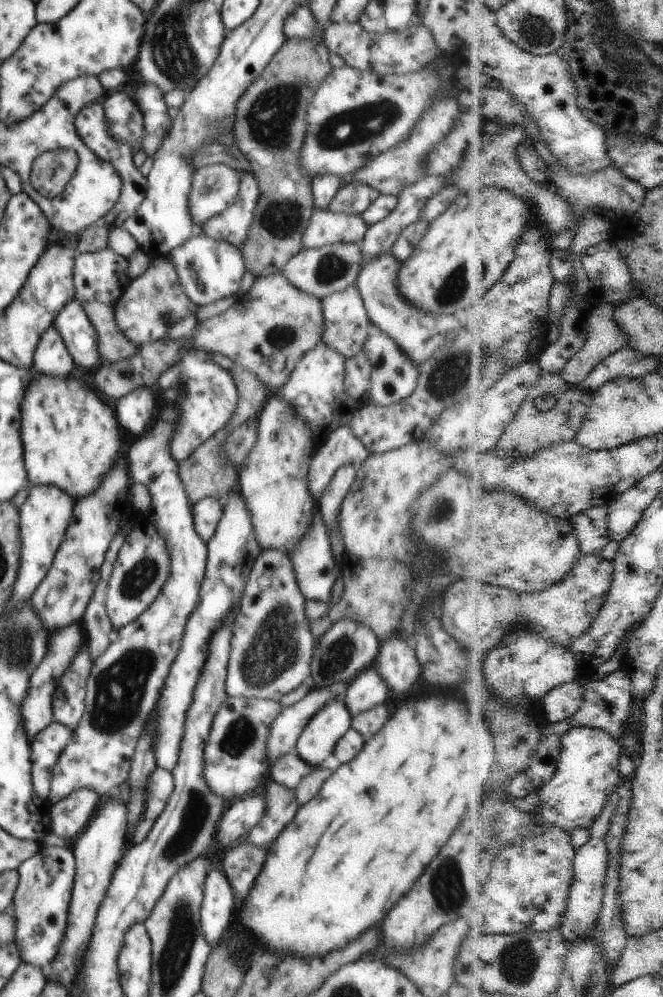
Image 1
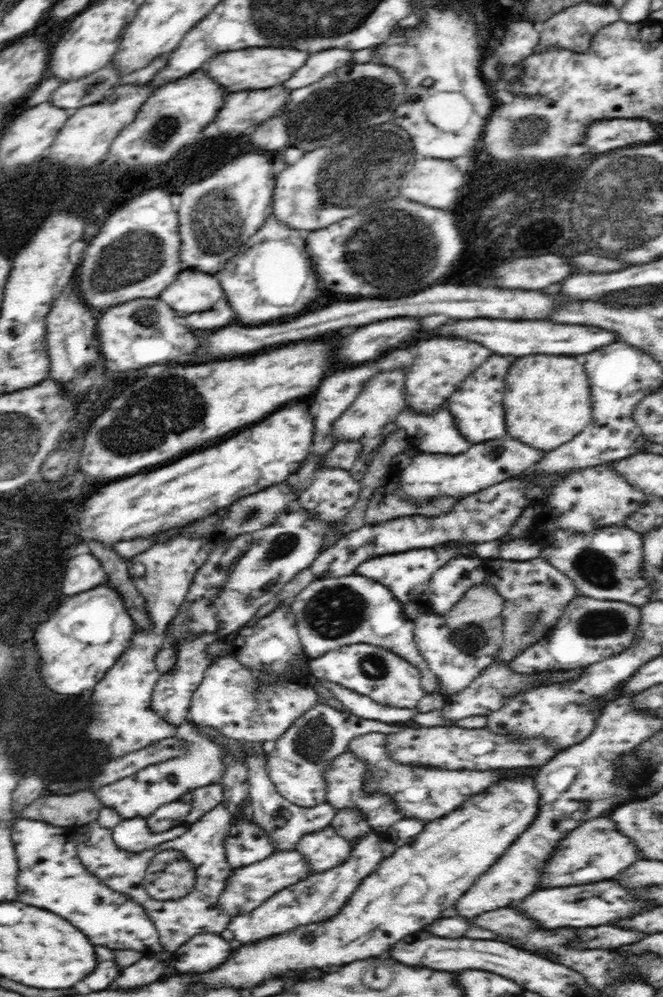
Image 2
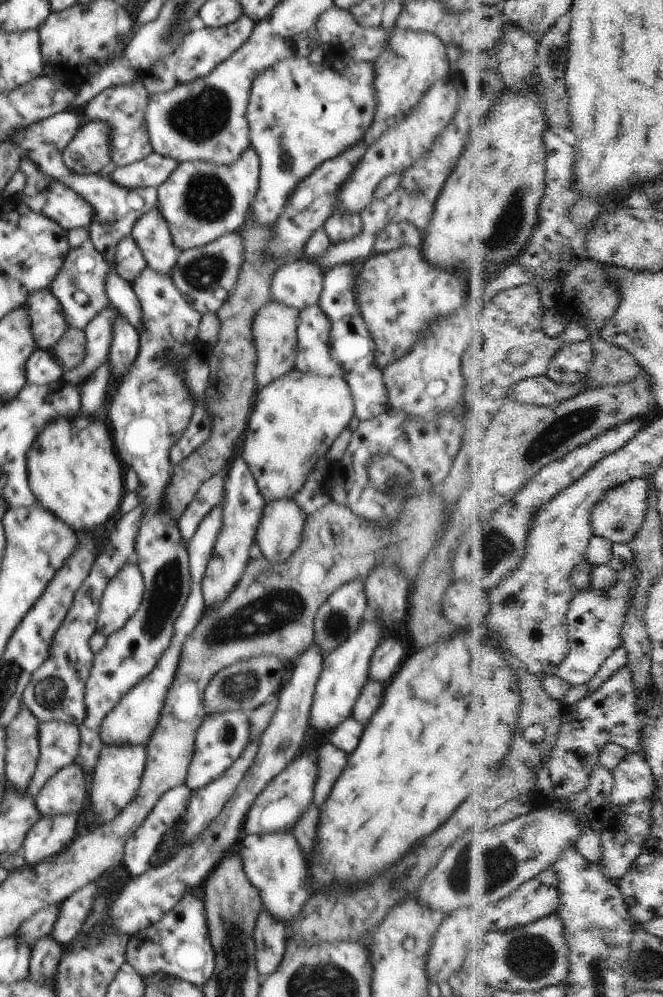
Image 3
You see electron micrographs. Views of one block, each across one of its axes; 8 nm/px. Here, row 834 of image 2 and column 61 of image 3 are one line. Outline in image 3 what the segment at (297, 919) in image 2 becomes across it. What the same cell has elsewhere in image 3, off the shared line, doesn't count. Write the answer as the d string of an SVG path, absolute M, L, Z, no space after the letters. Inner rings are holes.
M36 348L25 364L28 384L52 385L62 380L65 370L51 351Z

